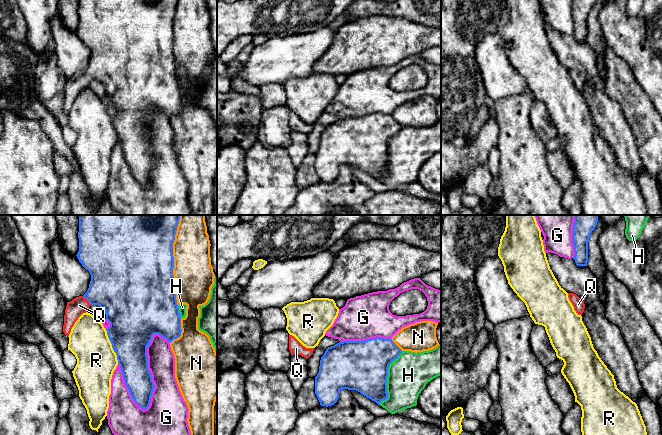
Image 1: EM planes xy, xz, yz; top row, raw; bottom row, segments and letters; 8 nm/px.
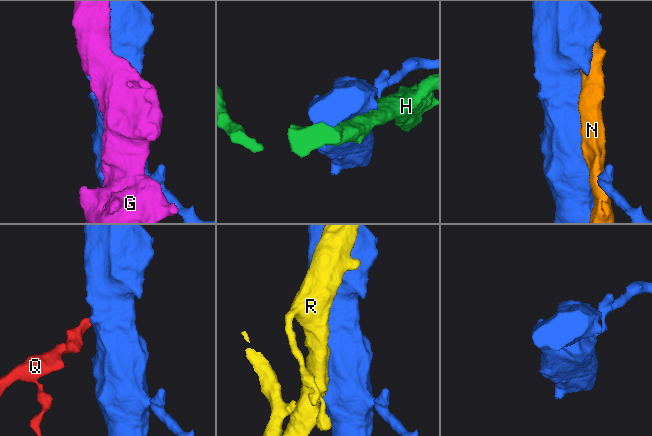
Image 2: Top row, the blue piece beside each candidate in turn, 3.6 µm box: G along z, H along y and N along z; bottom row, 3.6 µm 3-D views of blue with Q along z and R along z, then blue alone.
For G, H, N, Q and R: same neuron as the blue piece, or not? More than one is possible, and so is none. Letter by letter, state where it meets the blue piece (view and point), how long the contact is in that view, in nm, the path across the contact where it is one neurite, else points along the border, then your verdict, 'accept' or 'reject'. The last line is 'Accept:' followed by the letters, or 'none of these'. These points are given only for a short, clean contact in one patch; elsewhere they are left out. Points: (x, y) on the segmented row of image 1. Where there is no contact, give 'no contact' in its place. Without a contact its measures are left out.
G: contact xy (149, 371); length 650 nm; reject
H: contact xz (386, 379); length 480 nm; reject
N: contact xy (173, 260); length 750 nm; reject
Q: contact xy (87, 300); length 100 nm; way xy (115, 287), (87, 300), (79, 305); accept
R: contact xy (112, 346); length 300 nm; reject
Accept: Q

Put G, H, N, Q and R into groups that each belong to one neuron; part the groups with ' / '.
G / H / N / Q / R

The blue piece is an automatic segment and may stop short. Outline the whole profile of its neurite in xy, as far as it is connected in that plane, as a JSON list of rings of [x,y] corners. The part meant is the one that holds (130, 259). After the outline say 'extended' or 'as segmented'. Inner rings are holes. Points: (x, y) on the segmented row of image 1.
[[[79,215],[79,251],[76,256],[89,271],[91,281],[83,296],[67,302],[63,332],[69,336],[75,322],[91,305],[100,306],[110,323],[106,331],[117,355],[124,383],[131,398],[143,410],[149,407],[155,388],[148,369],[147,346],[155,334],[172,342],[179,338],[182,332],[173,276],[173,243],[179,220],[180,215]]] | extended

